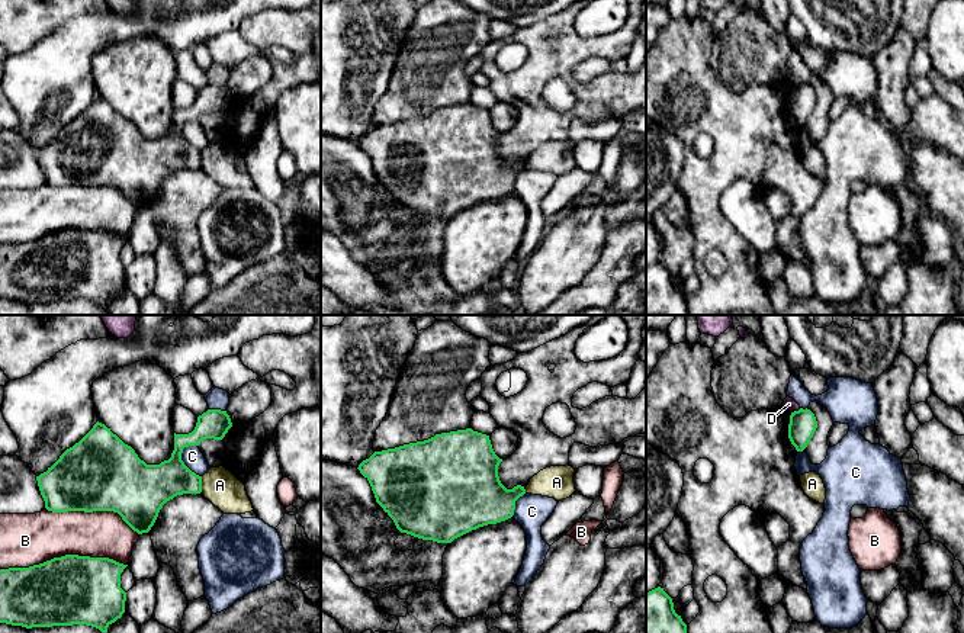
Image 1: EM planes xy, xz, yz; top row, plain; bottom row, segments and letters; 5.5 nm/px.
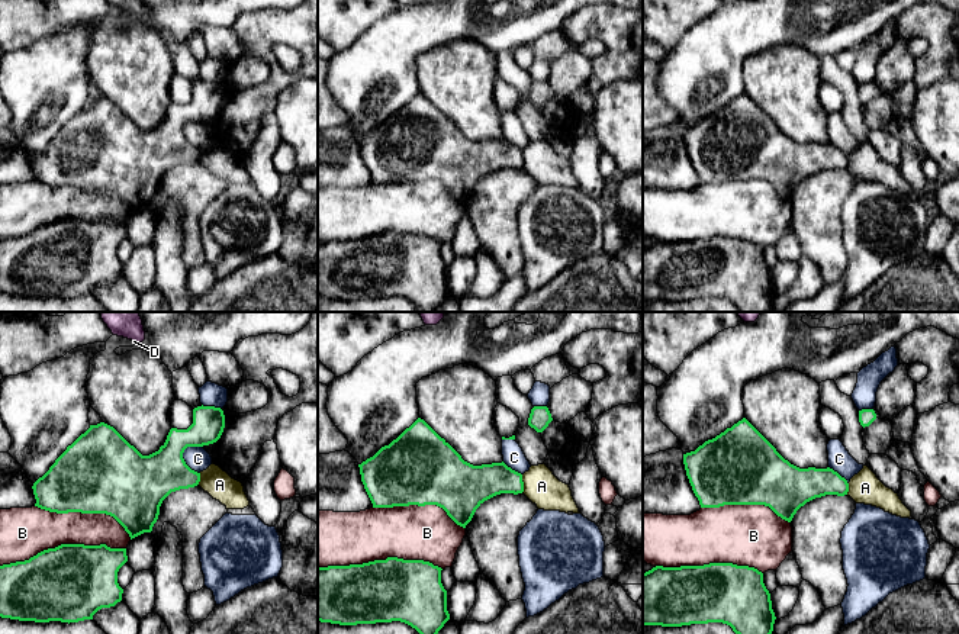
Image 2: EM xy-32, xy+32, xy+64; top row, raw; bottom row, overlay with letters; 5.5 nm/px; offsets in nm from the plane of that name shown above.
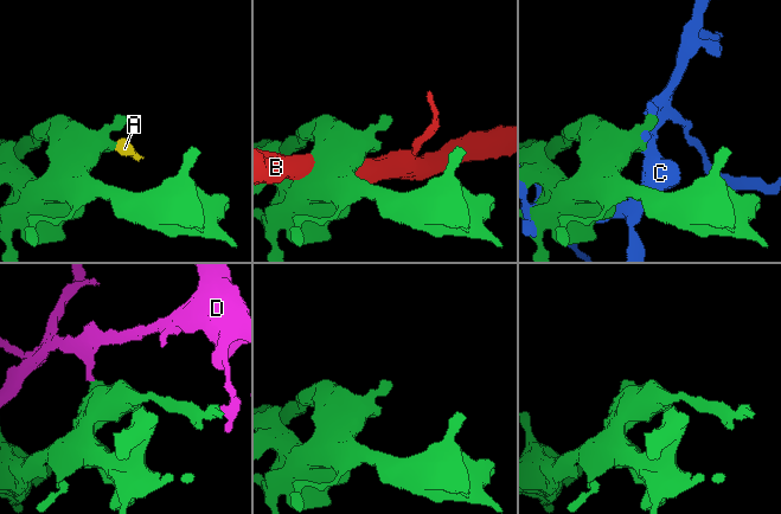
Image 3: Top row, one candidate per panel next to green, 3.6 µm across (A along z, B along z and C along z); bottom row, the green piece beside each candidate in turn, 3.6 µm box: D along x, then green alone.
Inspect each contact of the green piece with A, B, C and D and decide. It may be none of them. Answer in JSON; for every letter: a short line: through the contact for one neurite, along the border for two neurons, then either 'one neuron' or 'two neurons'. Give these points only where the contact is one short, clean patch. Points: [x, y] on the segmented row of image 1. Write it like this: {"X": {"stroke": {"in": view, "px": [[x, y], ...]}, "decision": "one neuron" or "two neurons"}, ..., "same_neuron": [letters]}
{"A": {"decision": "two neurons"}, "B": {"decision": "two neurons"}, "C": {"decision": "two neurons"}, "D": {"decision": "two neurons"}, "same_neuron": []}

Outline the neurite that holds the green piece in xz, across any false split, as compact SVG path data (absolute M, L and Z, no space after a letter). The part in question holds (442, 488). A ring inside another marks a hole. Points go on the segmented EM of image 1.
M466 428L375 452L357 469L369 481L376 502L401 533L452 543L472 530L514 515L515 501L526 494L526 489L521 485L507 489L501 483L498 476L501 462L489 436Z

